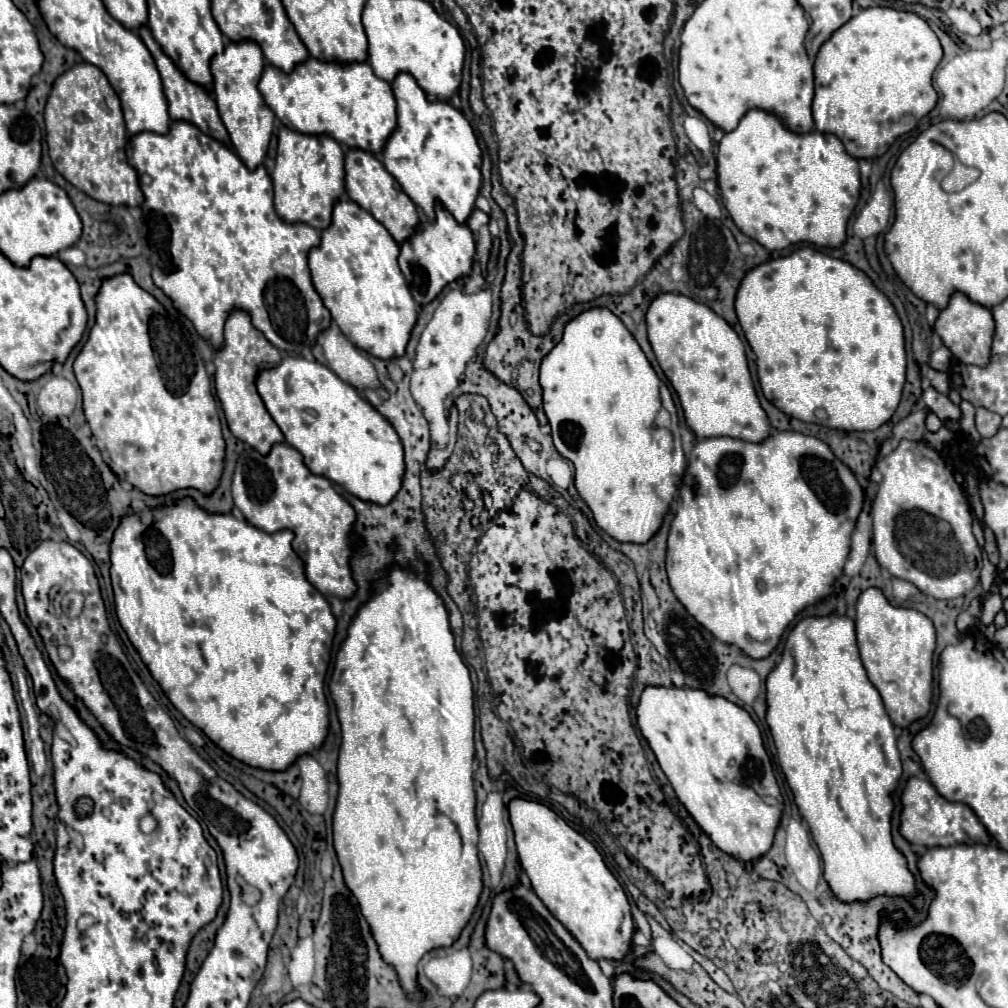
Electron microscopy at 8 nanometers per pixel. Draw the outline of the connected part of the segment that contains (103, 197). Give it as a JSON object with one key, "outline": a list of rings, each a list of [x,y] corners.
{"outline":[[[76,64],[56,78],[46,112],[46,142],[54,168],[78,190],[110,206],[142,206],[138,174],[124,154],[126,126],[120,100],[104,72],[92,64]]]}

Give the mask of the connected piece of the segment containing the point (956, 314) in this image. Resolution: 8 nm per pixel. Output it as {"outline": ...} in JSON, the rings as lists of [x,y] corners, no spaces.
{"outline":[[[954,292],[950,296],[948,306],[940,310],[938,320],[934,324],[934,332],[942,338],[944,346],[954,354],[956,360],[964,364],[976,364],[976,366],[988,364],[990,344],[992,344],[992,334],[994,334],[994,318],[986,306],[972,302],[962,292]]]}

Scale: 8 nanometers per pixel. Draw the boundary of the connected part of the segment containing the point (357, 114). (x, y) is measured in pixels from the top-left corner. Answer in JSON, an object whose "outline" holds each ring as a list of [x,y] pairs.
{"outline":[[[306,58],[292,72],[266,64],[258,84],[278,120],[302,134],[326,134],[336,142],[378,154],[396,128],[396,100],[390,82],[378,78],[368,62],[322,62]]]}

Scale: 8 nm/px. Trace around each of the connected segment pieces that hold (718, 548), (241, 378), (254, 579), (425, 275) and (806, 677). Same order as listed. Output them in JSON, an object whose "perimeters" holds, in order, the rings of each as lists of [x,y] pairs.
{"perimeters":[[[[784,430],[784,432],[770,434],[766,440],[758,444],[734,440],[734,438],[704,438],[694,446],[688,458],[688,468],[680,486],[680,506],[676,510],[676,516],[668,532],[666,572],[668,572],[672,592],[684,604],[688,614],[692,614],[718,640],[738,646],[744,654],[752,658],[766,658],[778,646],[782,632],[796,618],[796,614],[802,608],[818,602],[820,598],[826,598],[832,592],[832,584],[842,574],[846,556],[850,552],[850,536],[854,532],[856,518],[862,510],[862,500],[864,500],[864,492],[856,476],[852,474],[852,470],[834,456],[828,444],[824,444],[814,436],[804,436],[800,432]]],[[[240,308],[232,310],[224,326],[224,344],[222,348],[216,350],[216,358],[214,358],[216,364],[214,386],[232,434],[238,440],[256,448],[260,454],[268,454],[272,444],[284,442],[284,436],[276,426],[276,422],[272,420],[272,416],[268,414],[262,398],[258,396],[254,380],[258,370],[276,366],[280,360],[282,360],[282,352],[276,346],[272,346],[258,328],[252,326],[250,314]]],[[[180,498],[158,508],[148,508],[140,512],[130,510],[120,520],[120,526],[116,528],[116,534],[110,542],[110,576],[114,588],[116,616],[130,642],[134,644],[136,652],[148,666],[150,674],[162,686],[170,702],[184,714],[184,718],[198,726],[224,752],[248,766],[262,770],[286,770],[300,754],[310,754],[316,748],[320,748],[328,732],[328,702],[324,694],[324,674],[328,668],[336,620],[326,598],[306,580],[302,560],[290,546],[292,538],[294,534],[290,530],[278,530],[274,534],[268,534],[256,526],[250,526],[246,520],[238,520],[232,514],[212,514],[200,508],[192,498]]],[[[436,202],[436,218],[422,220],[414,234],[400,242],[398,264],[416,304],[422,306],[432,302],[448,282],[460,276],[468,276],[474,252],[474,236],[468,224],[458,224],[454,216],[440,202]]],[[[836,612],[828,616],[806,616],[802,618],[788,634],[786,646],[782,650],[782,660],[774,666],[774,670],[766,678],[766,722],[770,726],[776,752],[778,752],[778,762],[784,770],[786,782],[792,788],[794,802],[800,808],[802,818],[808,822],[810,832],[814,842],[818,844],[818,850],[824,860],[824,878],[828,880],[832,892],[842,900],[842,902],[854,902],[854,900],[868,900],[876,894],[888,894],[888,896],[910,896],[914,892],[914,876],[906,868],[906,858],[894,848],[892,844],[892,834],[890,834],[890,816],[894,810],[892,802],[892,792],[898,784],[898,778],[902,774],[902,764],[900,764],[900,754],[896,748],[896,734],[894,726],[884,710],[882,698],[878,690],[872,686],[872,682],[866,676],[866,670],[860,662],[858,646],[856,646],[856,632],[854,632],[854,620],[848,616],[840,616]]]]}

